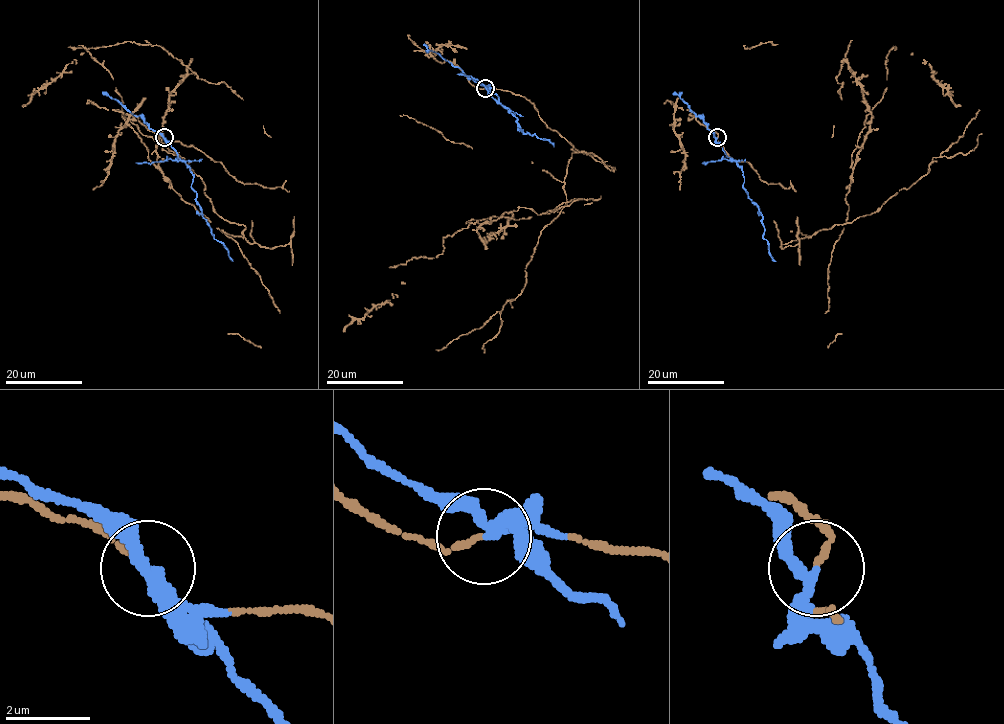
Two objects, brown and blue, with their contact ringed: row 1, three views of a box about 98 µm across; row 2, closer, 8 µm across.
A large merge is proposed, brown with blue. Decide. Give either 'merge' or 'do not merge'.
do not merge

